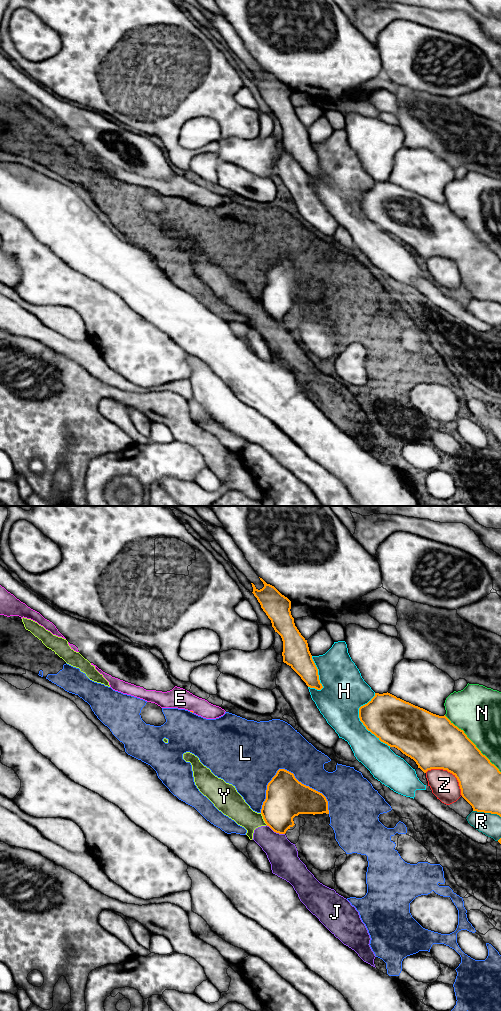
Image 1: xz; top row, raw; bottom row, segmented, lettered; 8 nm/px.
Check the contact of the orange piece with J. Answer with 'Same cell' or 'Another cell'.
Another cell

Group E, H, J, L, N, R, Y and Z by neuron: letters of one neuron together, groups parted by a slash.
E / H / J Y / L / N / R / Z

